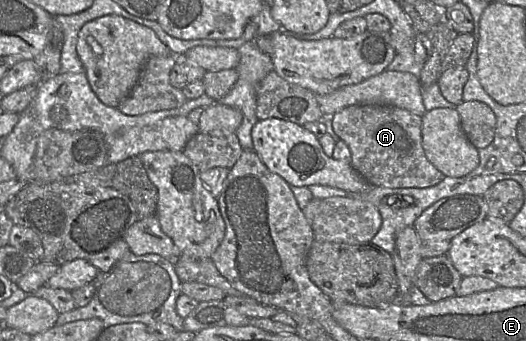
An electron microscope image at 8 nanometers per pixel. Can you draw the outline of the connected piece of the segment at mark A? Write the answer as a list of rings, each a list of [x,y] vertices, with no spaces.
[[[351,105],[332,118],[336,135],[351,151],[351,165],[369,183],[385,188],[428,188],[446,176],[426,157],[422,146],[422,117],[386,105]]]

